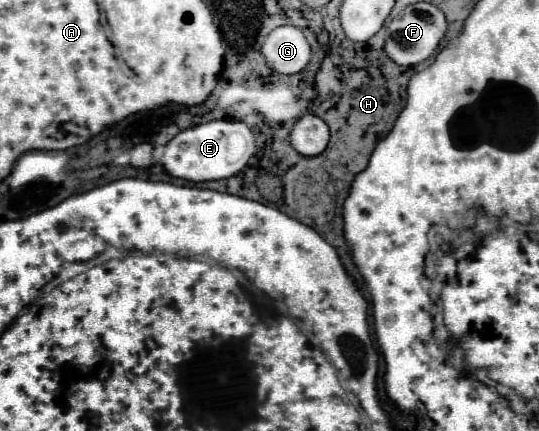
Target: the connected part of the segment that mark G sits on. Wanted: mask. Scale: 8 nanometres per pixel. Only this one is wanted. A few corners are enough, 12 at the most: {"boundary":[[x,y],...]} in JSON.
{"boundary":[[296,26],[274,28],[260,52],[280,74],[310,62],[310,44]]}

